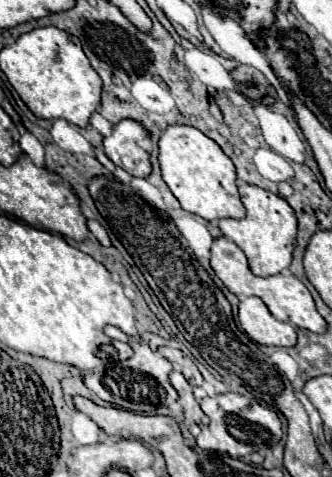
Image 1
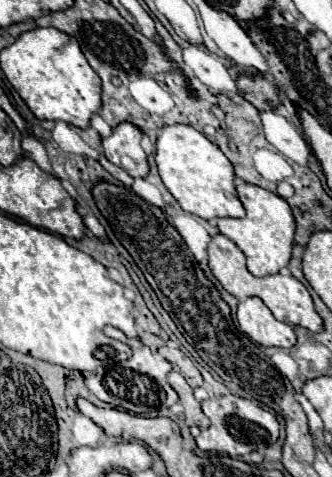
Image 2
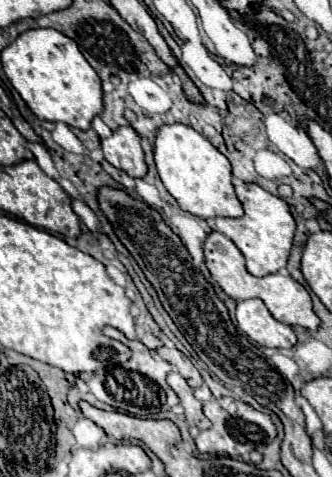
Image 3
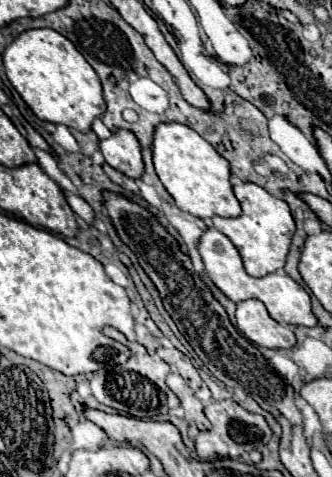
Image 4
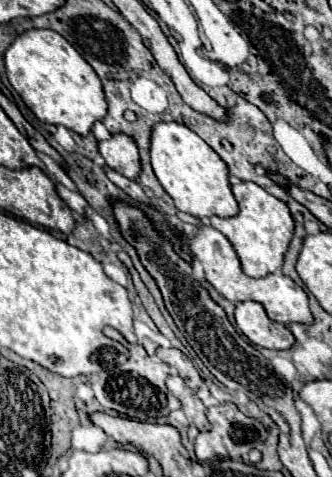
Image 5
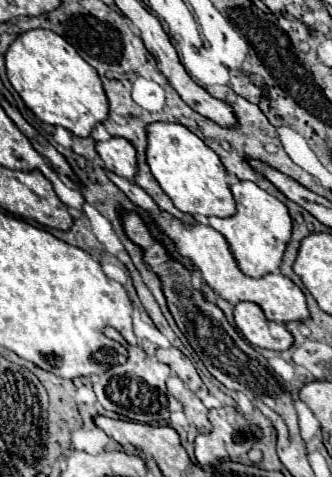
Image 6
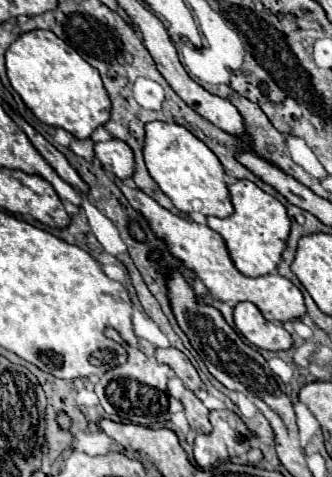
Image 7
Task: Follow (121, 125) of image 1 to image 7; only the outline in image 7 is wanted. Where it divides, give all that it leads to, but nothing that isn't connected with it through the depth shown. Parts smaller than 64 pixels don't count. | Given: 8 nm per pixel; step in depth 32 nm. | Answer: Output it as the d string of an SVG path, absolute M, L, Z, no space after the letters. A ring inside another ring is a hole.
M108 140L98 142L94 146L96 156L100 158L106 172L116 174L118 178L132 178L134 176L134 152L124 140Z

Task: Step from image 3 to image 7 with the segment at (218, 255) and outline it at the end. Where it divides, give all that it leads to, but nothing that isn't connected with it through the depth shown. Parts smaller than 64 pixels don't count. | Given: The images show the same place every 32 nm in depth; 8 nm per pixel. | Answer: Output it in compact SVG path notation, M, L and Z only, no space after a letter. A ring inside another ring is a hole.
M114 178L114 182L120 186L124 196L128 198L128 202L144 214L144 218L150 222L152 230L168 242L170 252L176 258L180 258L192 272L196 272L196 276L206 284L208 290L212 290L212 294L216 298L220 298L232 306L248 300L248 302L256 304L260 308L260 312L264 314L264 318L270 322L288 322L288 320L298 320L298 318L306 316L304 296L288 278L284 278L280 274L266 274L260 278L244 276L234 266L224 238L218 232L214 232L210 226L202 226L202 224L196 224L192 220L184 220L184 218L174 216L172 212L164 210L158 202L154 202L148 194L144 194L140 188L130 188L120 178Z

